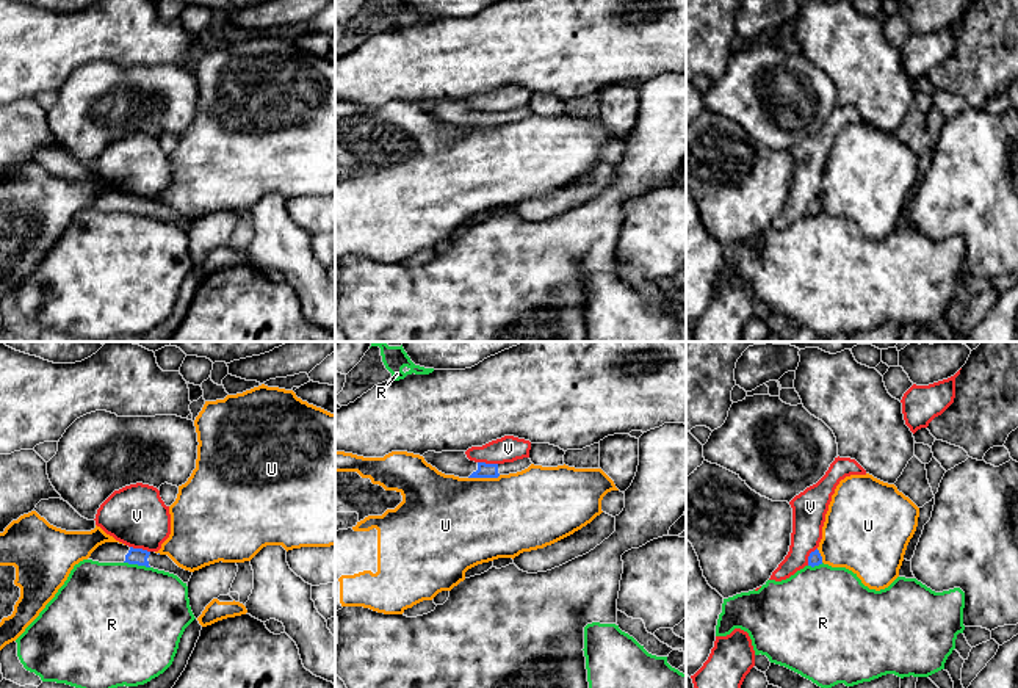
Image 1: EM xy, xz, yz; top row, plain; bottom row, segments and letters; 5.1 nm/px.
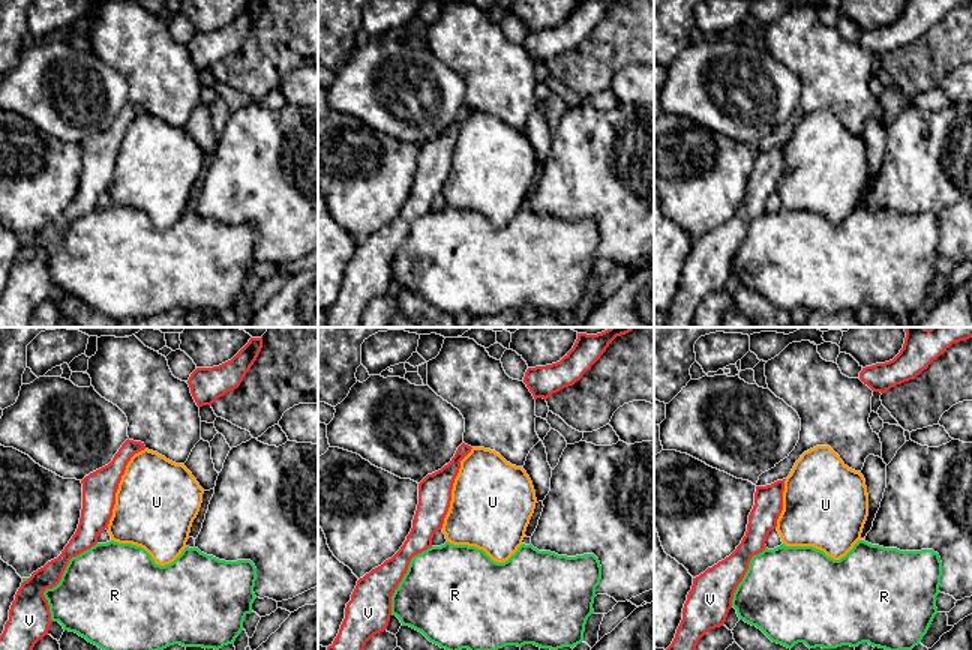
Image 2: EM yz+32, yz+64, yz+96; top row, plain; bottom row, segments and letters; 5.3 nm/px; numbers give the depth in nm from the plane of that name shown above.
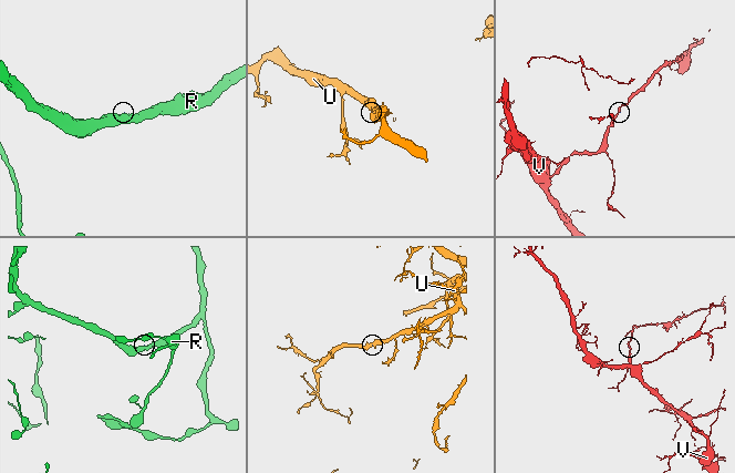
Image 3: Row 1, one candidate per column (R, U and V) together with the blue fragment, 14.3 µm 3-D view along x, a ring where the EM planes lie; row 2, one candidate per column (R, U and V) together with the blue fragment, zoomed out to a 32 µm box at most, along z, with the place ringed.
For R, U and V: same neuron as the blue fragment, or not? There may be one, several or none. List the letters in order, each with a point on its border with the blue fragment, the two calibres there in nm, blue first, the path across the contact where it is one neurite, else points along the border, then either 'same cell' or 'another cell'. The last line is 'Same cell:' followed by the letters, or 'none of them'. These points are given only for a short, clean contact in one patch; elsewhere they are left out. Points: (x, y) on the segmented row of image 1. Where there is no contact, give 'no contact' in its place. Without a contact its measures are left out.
R: contact xy (137, 563); calibres 80 and 480 nm; border xy (124, 561), (149, 568); another cell
U: contact xz (484, 477); calibres 80 and 440 nm; border xz (500, 475), (469, 478); another cell
V: contact xy (140, 549); calibres 80 and 320 nm; border xy (130, 546), (149, 552); another cell
Same cell: none of them

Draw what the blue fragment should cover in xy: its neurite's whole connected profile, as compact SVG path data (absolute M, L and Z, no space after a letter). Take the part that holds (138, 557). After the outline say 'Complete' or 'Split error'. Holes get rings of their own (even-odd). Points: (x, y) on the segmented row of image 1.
M105 542L99 545L88 559L99 563L128 563L153 567L177 575L186 585L193 575L193 572L179 567L168 555L133 549L119 542Z. Split error

